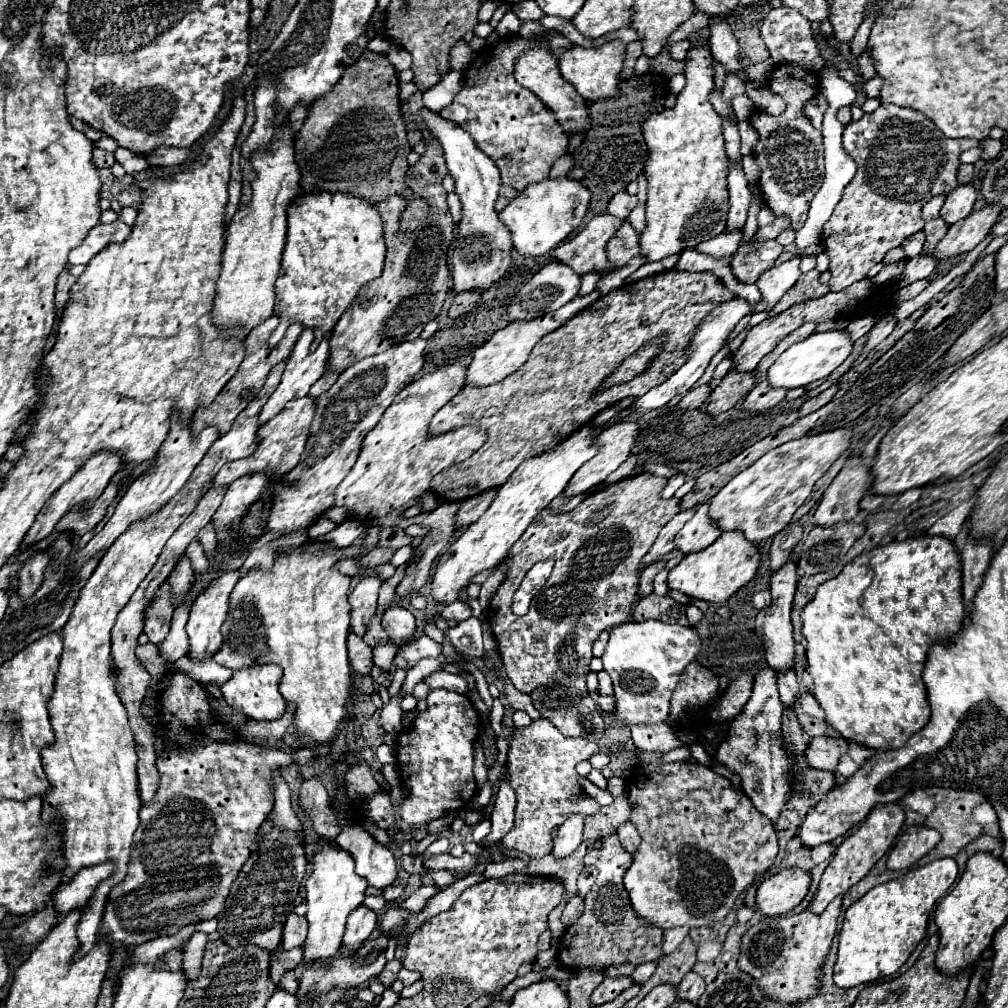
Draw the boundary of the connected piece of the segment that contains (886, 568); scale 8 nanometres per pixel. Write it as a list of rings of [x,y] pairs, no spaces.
[[[926,534],[926,536],[914,538],[914,540],[890,542],[882,548],[874,548],[874,550],[854,558],[850,564],[846,564],[842,568],[842,572],[836,578],[824,582],[818,588],[814,600],[806,604],[806,608],[802,612],[802,622],[804,622],[802,634],[808,642],[808,646],[806,646],[806,660],[808,660],[806,672],[814,680],[814,688],[810,692],[818,700],[822,710],[826,712],[826,716],[824,716],[826,724],[832,726],[844,740],[856,742],[856,744],[872,748],[872,750],[894,750],[894,748],[904,746],[906,740],[914,732],[924,728],[924,724],[930,718],[930,710],[928,710],[928,702],[926,702],[926,690],[924,690],[924,684],[922,684],[922,668],[926,664],[928,650],[934,644],[948,644],[956,636],[956,632],[960,632],[964,616],[966,616],[964,604],[962,604],[962,572],[960,572],[960,568],[962,566],[960,566],[960,558],[956,554],[954,544],[946,538],[942,538],[942,536],[928,536]]]

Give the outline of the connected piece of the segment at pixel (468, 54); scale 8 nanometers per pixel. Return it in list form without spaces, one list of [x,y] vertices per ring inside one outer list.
[[[460,40],[456,48],[452,48],[452,70],[464,70],[472,60],[474,60],[474,52],[464,40]]]

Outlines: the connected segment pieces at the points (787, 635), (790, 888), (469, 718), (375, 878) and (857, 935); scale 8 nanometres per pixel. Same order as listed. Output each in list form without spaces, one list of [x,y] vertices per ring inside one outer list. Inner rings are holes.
[[[788,560],[782,568],[778,568],[772,574],[772,580],[770,580],[772,604],[760,610],[756,616],[756,634],[762,638],[764,646],[768,648],[768,664],[772,664],[774,668],[794,668],[794,638],[792,638],[790,612],[792,612],[796,586],[798,586],[798,564]]]
[[[786,868],[766,878],[756,894],[756,904],[766,916],[782,916],[794,910],[808,894],[812,876],[802,868]]]
[[[430,690],[428,708],[418,714],[414,726],[398,736],[396,764],[408,798],[400,806],[406,824],[428,824],[444,812],[466,808],[476,796],[476,780],[472,774],[474,740],[480,730],[480,718],[472,700],[458,692]]]
[[[354,824],[352,827],[343,827],[336,842],[354,856],[356,874],[366,878],[370,886],[374,888],[392,886],[398,874],[394,854],[386,846],[378,844],[372,838],[372,834]]]
[[[934,860],[928,866],[914,868],[904,876],[868,890],[854,902],[844,916],[838,934],[838,962],[834,966],[834,982],[842,988],[876,982],[900,970],[910,958],[918,942],[926,936],[928,916],[934,904],[950,890],[958,878],[954,860]]]

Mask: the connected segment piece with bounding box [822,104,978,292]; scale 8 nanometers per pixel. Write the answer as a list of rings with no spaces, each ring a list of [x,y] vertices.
[[[880,104],[872,114],[864,114],[858,122],[850,122],[842,134],[842,148],[856,162],[858,172],[854,180],[844,190],[842,200],[836,204],[830,220],[822,230],[822,244],[830,258],[830,290],[840,292],[854,282],[864,280],[868,270],[882,262],[888,250],[900,246],[908,236],[924,228],[922,206],[938,194],[952,192],[956,182],[956,172],[960,166],[960,154],[972,146],[976,140],[946,138],[934,124],[918,110],[908,110],[896,104]]]

